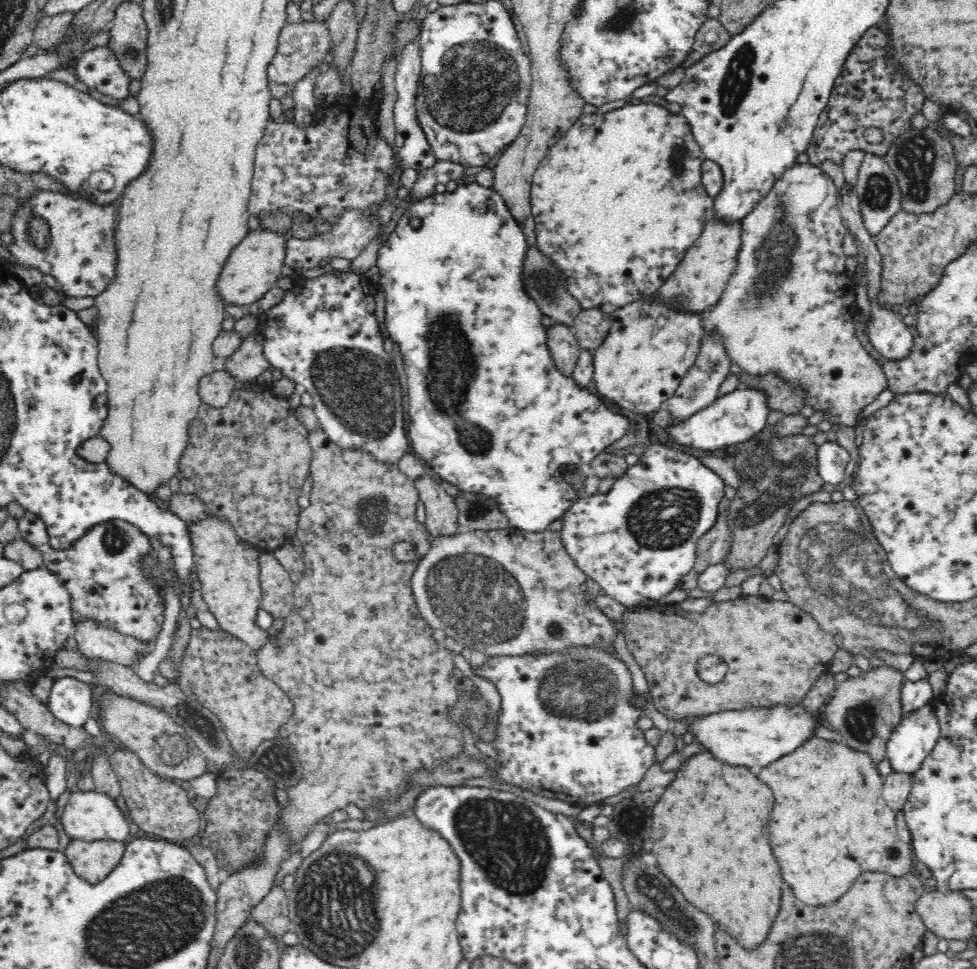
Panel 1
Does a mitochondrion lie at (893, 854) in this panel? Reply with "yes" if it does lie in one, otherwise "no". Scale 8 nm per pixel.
yes

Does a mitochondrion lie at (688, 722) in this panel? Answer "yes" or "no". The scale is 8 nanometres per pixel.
no

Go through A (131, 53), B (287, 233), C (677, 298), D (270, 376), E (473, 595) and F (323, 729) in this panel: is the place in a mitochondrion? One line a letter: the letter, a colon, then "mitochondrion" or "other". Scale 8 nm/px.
A: mitochondrion
B: other
C: mitochondrion
D: other
E: mitochondrion
F: other

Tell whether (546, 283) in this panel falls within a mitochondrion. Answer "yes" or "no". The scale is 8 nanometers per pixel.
yes

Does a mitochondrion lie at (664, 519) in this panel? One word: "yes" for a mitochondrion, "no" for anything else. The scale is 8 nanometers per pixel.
yes

